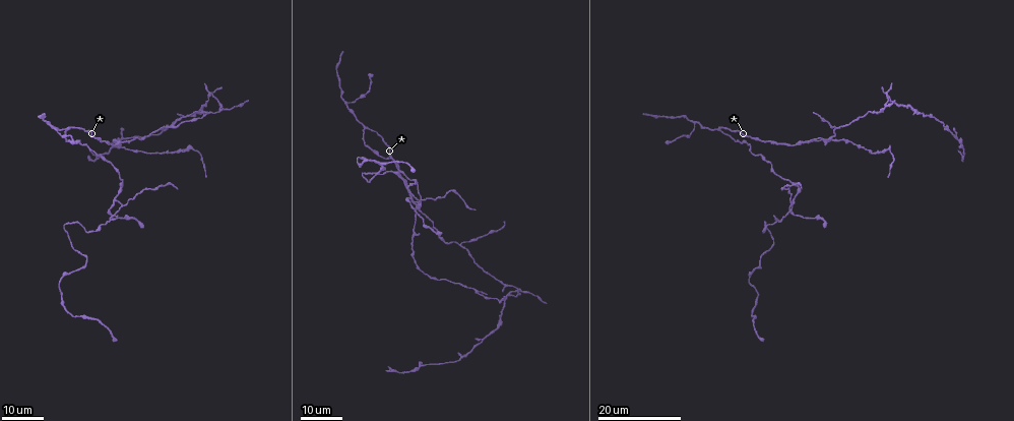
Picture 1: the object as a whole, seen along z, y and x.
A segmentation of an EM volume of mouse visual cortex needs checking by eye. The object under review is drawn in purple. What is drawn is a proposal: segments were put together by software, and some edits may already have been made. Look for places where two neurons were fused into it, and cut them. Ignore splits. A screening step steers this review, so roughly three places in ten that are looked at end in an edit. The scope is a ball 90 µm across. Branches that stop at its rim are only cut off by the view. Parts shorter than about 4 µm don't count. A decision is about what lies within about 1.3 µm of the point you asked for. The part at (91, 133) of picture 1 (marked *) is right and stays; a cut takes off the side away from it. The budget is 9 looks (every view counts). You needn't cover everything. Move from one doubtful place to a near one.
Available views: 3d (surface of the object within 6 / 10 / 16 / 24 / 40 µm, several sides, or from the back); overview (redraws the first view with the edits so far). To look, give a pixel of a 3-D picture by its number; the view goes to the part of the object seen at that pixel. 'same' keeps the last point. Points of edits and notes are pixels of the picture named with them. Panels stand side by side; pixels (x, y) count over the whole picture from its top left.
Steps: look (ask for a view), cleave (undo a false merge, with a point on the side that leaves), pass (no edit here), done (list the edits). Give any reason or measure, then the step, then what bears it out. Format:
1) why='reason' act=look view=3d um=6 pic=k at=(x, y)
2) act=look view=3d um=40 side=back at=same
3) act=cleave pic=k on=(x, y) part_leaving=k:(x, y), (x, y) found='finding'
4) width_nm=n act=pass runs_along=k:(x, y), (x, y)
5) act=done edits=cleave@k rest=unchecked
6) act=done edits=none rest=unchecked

why='three-way junction' act=look view=3d um=16 pic=1 at=(66, 130)

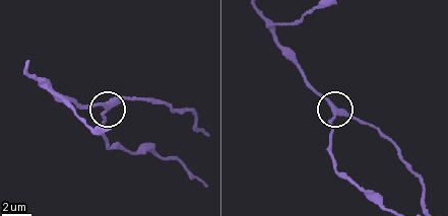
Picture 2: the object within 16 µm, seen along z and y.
act=look view=3d um=6 pic=2 at=(106, 107)

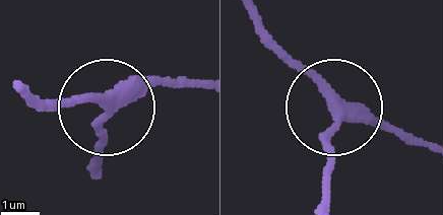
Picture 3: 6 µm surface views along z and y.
act=pass runs_along=3:(200, 88), (151, 88), (107, 104), (28, 97) found='one neuron here'

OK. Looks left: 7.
why='side arm on a straight run' act=look view=3d um=24 pic=1 at=(50, 122)

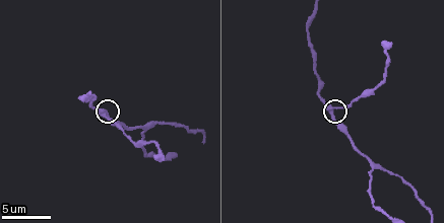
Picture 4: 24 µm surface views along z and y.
act=look view=3d um=6 pic=4 at=(100, 111)

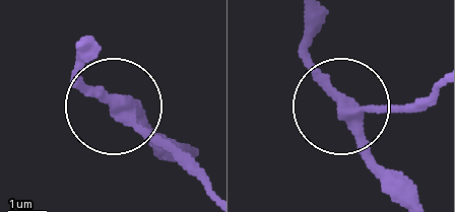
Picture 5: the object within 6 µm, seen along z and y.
why='from behind' act=look view=3d um=6 side=back pic=5 at=(120, 113)

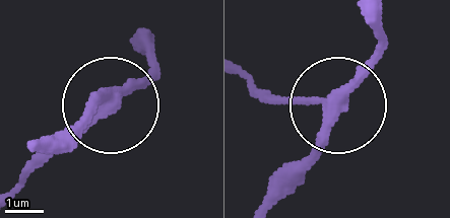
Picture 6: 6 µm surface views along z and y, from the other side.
act=pass runs_along=6:(267, 195), (328, 117), (325, 104), (270, 97) found='all the same neuron'

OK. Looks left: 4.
why='a fork' act=look view=3d um=16 pic=1 at=(800, 144)

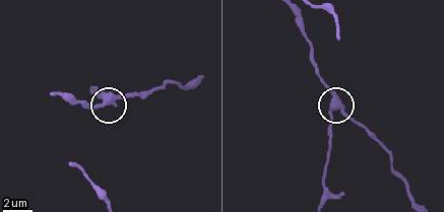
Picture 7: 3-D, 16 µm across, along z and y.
act=look view=3d um=10 pic=7 at=(334, 109)

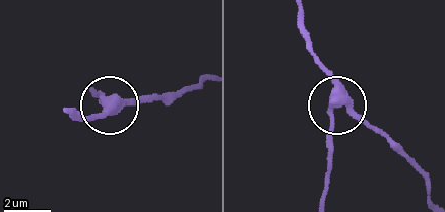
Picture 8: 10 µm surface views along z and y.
arms=3 act=cleave pic=8 on=(332, 138) part_leaving=8:(333, 103), (333, 148), (324, 201) found='a second neuron is stuck on'

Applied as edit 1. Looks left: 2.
why='three arms meet' act=look view=3d um=24 pic=1 at=(221, 108)

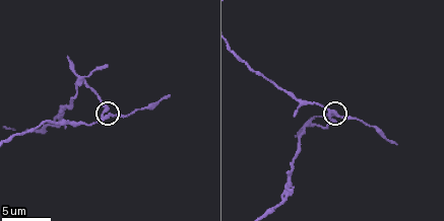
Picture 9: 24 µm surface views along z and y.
why='closer look' act=look view=3d um=6 pic=9 at=(329, 115)

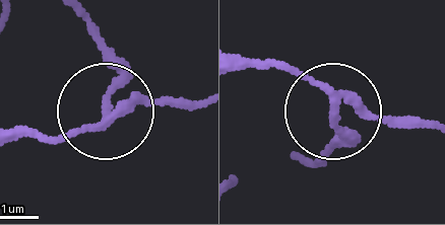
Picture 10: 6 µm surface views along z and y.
arms=3 act=cleave pic=10 on=(123, 63) found='a second neuron is stuck on'

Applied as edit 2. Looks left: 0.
act=done edits=cleave@8,cleave@10 rest=unchecked

